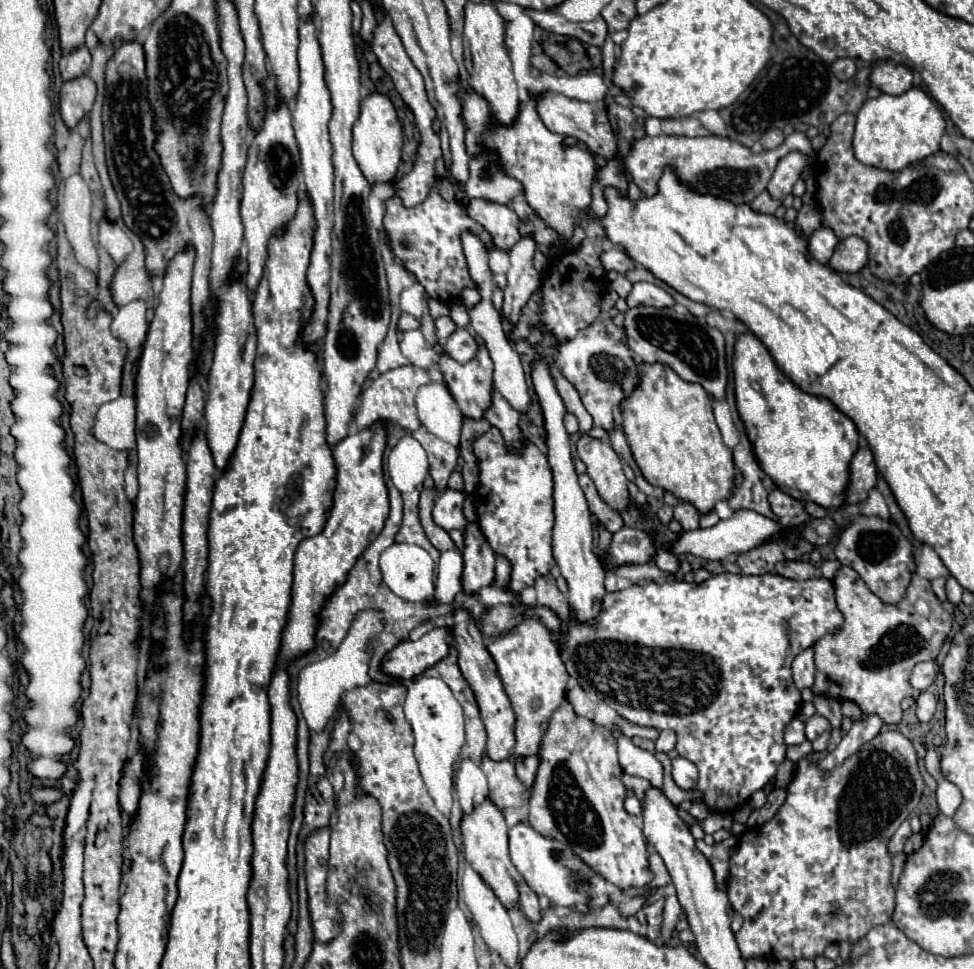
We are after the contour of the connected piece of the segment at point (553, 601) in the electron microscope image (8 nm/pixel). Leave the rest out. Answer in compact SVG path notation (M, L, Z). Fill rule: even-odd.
M551 575L545 577L537 577L535 579L535 591L537 591L537 607L547 607L551 609L559 619L561 619L561 633L565 635L569 631L569 605L565 595L561 595L561 591L555 585L555 579Z

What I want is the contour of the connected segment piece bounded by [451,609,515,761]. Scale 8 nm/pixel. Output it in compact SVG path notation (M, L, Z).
M459 609L453 613L453 627L451 629L453 629L455 647L459 651L459 669L475 693L477 705L481 709L481 719L487 729L487 755L493 761L509 759L511 751L515 747L513 707L509 707L509 699L505 699L505 689L501 687L501 679L497 679L497 667L493 663L493 657L489 655L489 651L485 651L483 635L465 609Z

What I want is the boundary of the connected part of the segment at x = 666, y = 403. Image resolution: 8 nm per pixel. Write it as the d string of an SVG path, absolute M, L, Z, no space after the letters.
M641 363L639 365L639 385L635 387L633 395L621 403L621 415L623 415L623 431L627 437L627 443L631 447L631 453L643 473L643 477L669 493L673 493L677 499L693 503L697 507L699 515L707 515L713 511L717 501L727 501L735 487L735 463L731 449L721 441L721 433L717 429L711 397L705 393L705 389L699 383L687 383L683 381L671 367L661 363Z

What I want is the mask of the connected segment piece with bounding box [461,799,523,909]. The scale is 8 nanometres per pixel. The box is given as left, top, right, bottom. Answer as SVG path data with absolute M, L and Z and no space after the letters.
M485 799L479 807L475 807L475 811L471 815L465 815L461 821L461 833L463 833L463 843L465 843L465 859L467 863L481 875L481 879L485 879L485 883L489 883L489 887L493 889L493 893L497 895L497 899L501 901L501 905L505 909L513 909L519 907L519 891L517 887L521 885L523 877L519 875L519 871L513 867L511 859L509 859L509 827L505 823L503 813L489 801Z

